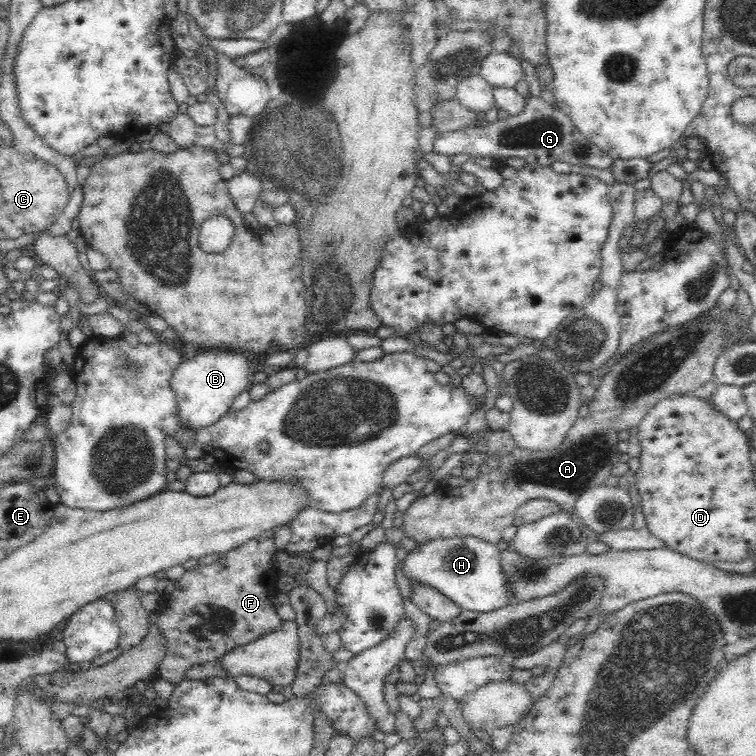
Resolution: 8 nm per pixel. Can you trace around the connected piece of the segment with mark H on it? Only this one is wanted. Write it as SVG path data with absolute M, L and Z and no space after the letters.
M453 537L426 543L418 543L414 550L406 553L403 572L409 582L424 583L446 598L454 601L461 609L476 612L490 612L512 603L512 593L506 587L506 577L500 564L500 551L496 545L475 537Z

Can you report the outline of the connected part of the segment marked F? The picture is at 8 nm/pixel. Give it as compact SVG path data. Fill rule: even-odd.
M267 531L261 533L257 538L253 540L248 540L244 545L238 546L236 549L230 550L228 552L222 553L217 561L209 565L196 565L196 568L186 570L181 578L174 581L174 590L170 593L166 593L166 596L162 598L162 605L156 610L158 631L164 635L166 639L166 652L162 662L160 662L158 667L158 672L160 672L160 678L162 680L168 681L173 685L181 682L185 679L185 673L190 670L192 666L202 665L204 663L212 662L222 658L224 654L231 652L234 648L238 646L247 645L249 642L258 640L266 634L274 632L277 628L282 626L283 620L280 619L276 609L272 603L272 598L275 596L277 590L276 577L278 576L278 567L272 563L272 557L278 552L275 546L274 532Z

